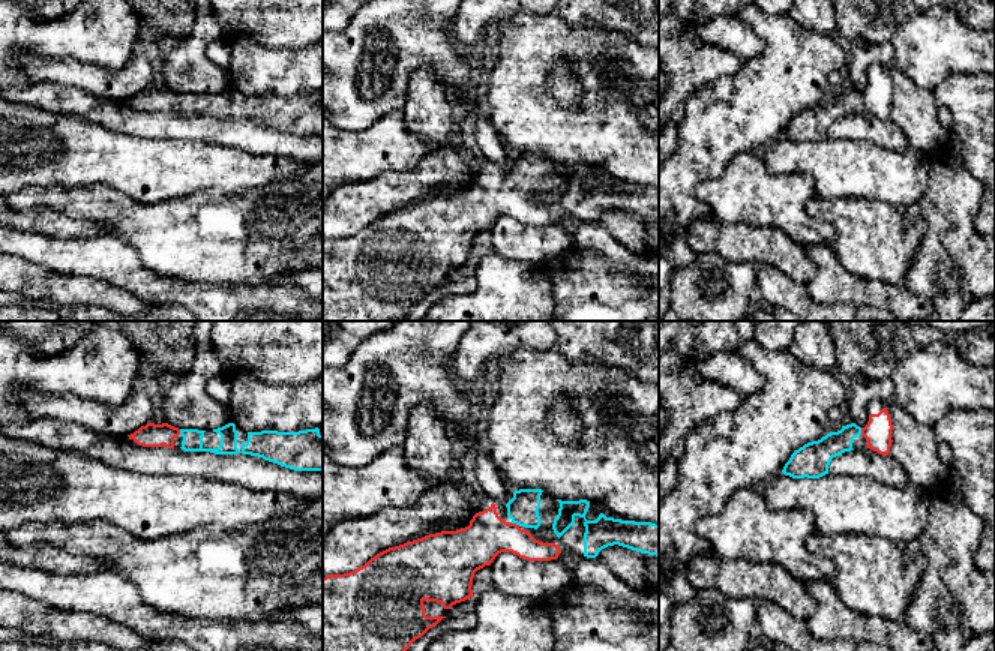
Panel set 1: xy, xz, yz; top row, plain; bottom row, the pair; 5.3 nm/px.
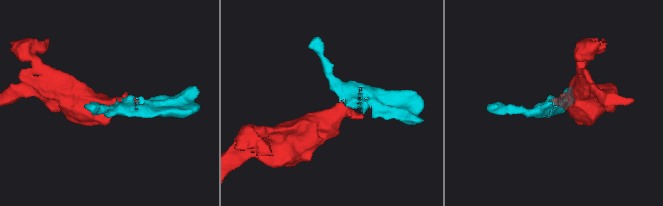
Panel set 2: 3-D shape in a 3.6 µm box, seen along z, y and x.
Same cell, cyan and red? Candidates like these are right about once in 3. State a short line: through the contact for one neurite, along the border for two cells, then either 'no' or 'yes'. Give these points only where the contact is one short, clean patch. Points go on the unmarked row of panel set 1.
line xz (523, 173), (517, 188), (505, 200), (486, 200); yes

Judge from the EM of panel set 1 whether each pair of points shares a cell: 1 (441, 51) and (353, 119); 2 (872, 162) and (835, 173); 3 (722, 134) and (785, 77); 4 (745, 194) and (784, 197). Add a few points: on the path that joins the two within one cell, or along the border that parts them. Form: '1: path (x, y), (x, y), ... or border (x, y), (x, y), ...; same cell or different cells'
1: path (416, 56), (399, 72), (396, 89), (378, 102); same cell
2: path (863, 168), (844, 168); same cell
3: path (737, 119), (770, 90); same cell
4: path (754, 195), (775, 197); same cell

